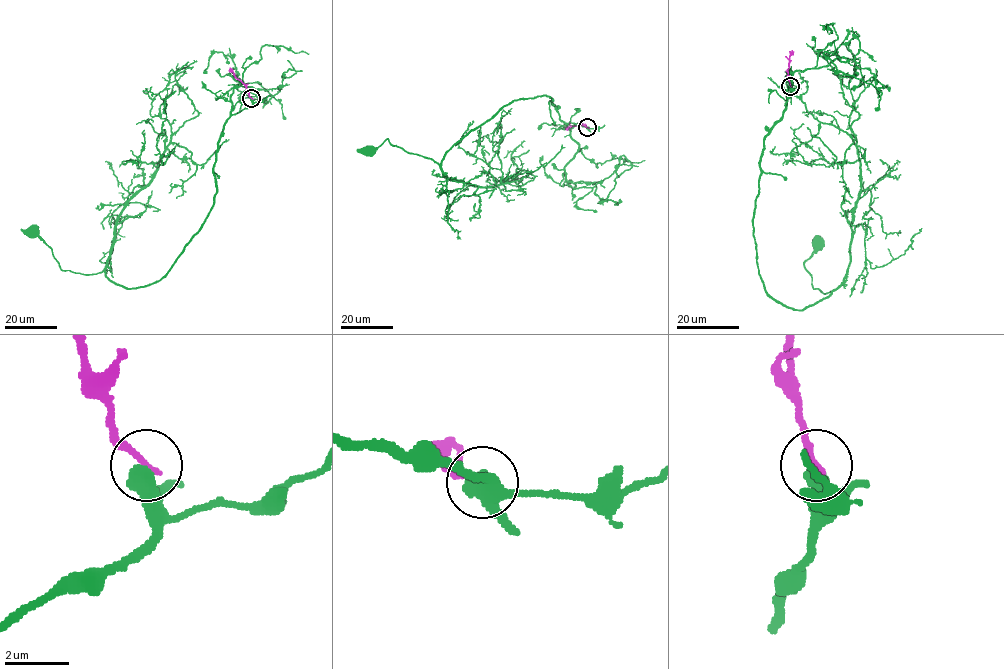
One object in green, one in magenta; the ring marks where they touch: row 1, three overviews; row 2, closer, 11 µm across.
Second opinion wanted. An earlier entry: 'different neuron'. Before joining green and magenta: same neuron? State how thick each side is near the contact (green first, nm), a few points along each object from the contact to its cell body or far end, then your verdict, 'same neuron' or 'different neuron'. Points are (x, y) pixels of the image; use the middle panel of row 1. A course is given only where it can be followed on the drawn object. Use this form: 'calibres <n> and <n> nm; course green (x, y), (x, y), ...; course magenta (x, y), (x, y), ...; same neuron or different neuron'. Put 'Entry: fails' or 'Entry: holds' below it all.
calibres 600 and 220 nm; course green (588, 127), (565, 123), (552, 99), (538, 96), (505, 105), (460, 138), (439, 164), (387, 139), (369, 148); course magenta (588, 127), (566, 128); different neuron
Entry: holds

